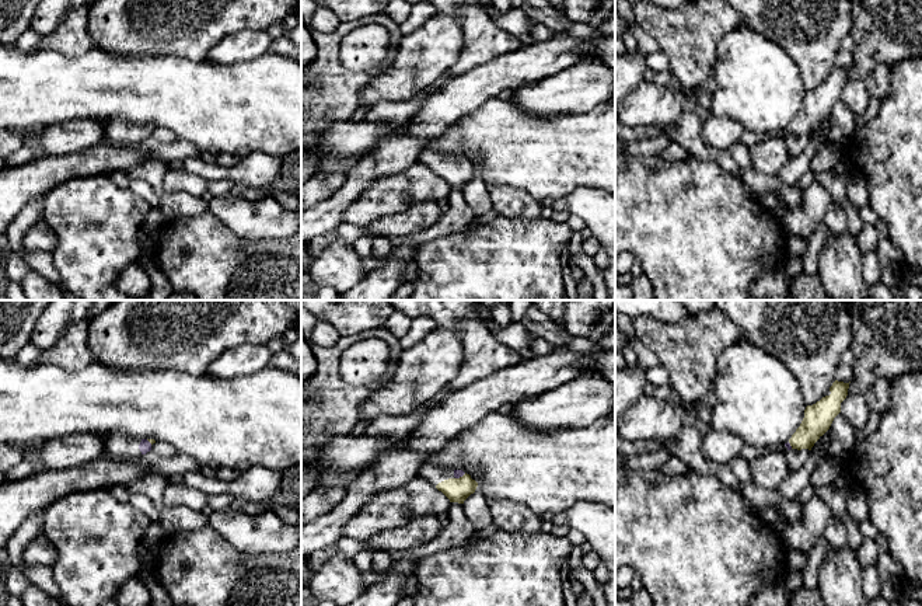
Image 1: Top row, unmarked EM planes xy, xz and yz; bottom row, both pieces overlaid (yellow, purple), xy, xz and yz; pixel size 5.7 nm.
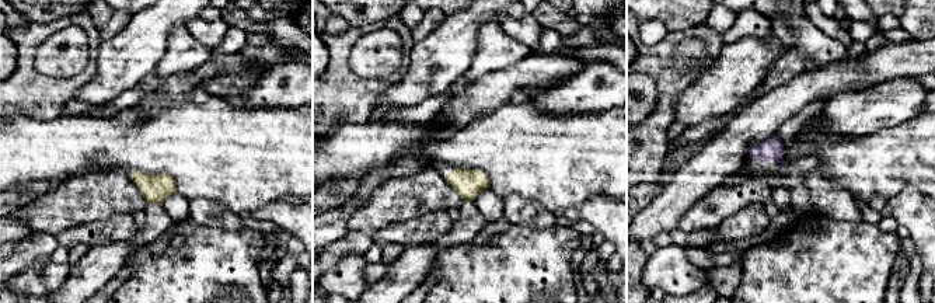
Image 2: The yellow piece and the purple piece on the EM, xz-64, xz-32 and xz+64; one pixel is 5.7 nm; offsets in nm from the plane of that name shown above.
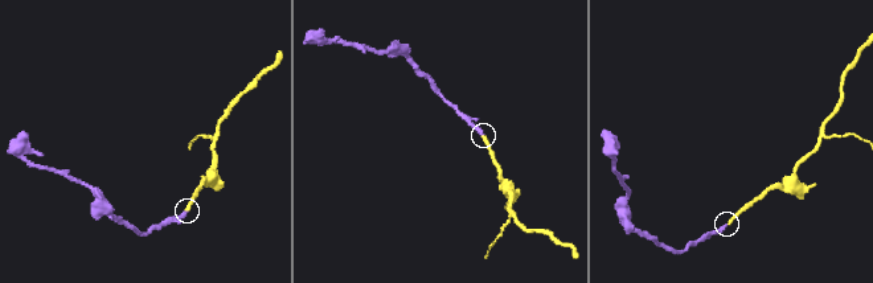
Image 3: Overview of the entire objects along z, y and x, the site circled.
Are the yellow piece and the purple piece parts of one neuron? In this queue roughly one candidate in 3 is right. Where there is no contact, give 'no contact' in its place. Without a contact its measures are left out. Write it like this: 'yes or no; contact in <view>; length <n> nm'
yes; contact in xz; length 70 nm

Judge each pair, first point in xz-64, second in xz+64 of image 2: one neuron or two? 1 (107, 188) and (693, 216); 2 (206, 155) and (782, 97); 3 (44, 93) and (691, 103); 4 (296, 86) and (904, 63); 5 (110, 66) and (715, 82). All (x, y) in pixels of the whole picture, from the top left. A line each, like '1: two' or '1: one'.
1: one
2: two
3: two
4: two
5: one

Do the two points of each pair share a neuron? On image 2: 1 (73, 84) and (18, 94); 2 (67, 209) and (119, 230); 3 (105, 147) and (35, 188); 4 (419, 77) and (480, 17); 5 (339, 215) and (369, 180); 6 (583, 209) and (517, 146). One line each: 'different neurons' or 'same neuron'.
1: same neuron
2: different neurons
3: different neurons
4: same neuron
5: same neuron
6: different neurons

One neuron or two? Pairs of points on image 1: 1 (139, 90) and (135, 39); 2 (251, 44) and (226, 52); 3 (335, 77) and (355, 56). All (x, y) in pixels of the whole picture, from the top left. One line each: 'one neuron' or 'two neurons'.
1: two neurons
2: one neuron
3: two neurons

